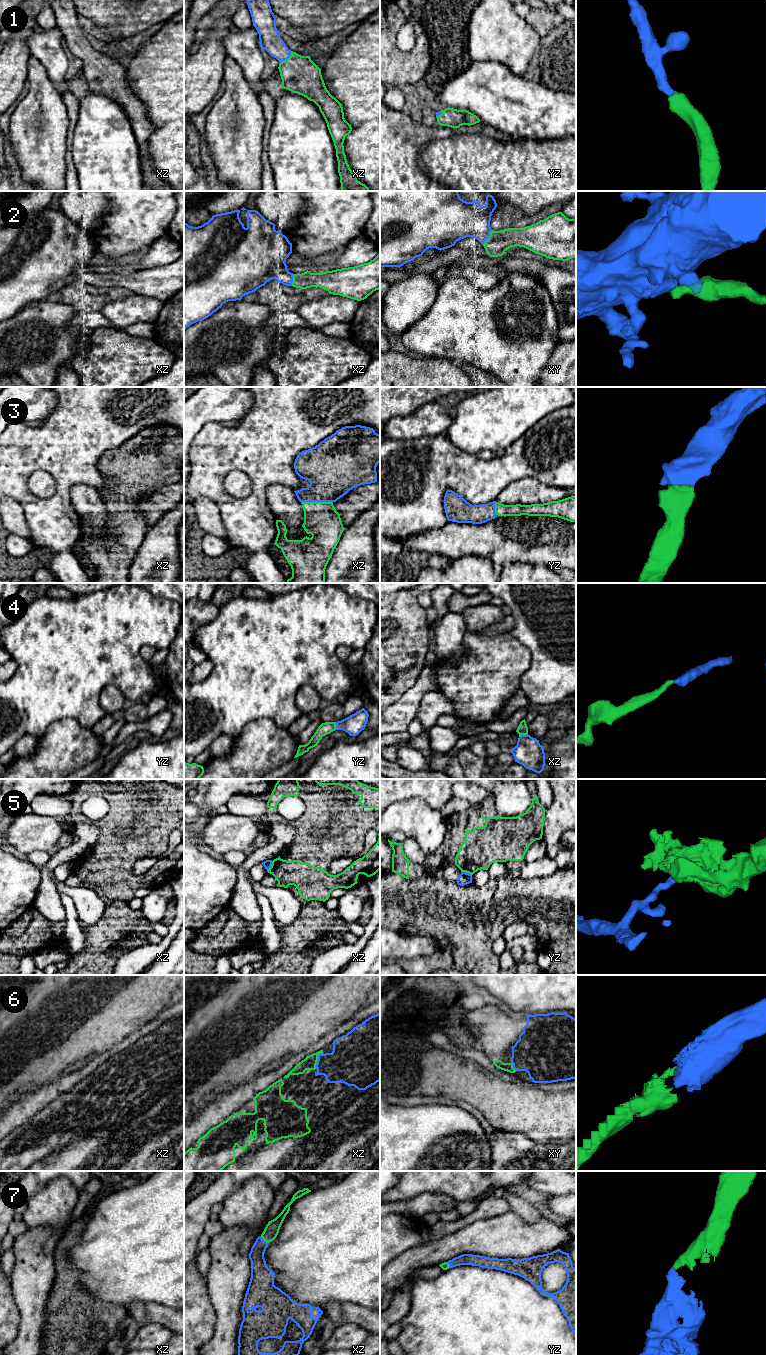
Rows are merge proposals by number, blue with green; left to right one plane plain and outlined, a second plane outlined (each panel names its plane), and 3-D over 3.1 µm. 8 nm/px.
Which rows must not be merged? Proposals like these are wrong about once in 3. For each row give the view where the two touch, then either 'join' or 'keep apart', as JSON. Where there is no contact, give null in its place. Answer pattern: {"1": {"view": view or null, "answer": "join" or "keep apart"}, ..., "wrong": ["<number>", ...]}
{"1": {"view": "xz", "answer": "join"}, "2": {"view": "xy", "answer": "join"}, "3": {"view": "xz", "answer": "join"}, "4": {"view": "xz", "answer": "join"}, "5": {"view": "yz", "answer": "keep apart"}, "6": {"view": "xz", "answer": "join"}, "7": {"view": "xz", "answer": "join"}, "wrong": ["5"]}

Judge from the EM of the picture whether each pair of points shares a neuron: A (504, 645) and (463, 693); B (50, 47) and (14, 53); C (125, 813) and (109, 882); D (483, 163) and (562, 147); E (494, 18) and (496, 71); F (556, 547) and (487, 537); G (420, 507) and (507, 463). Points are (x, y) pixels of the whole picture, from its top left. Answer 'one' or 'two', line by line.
A: one
B: two
C: one
D: one
E: two
F: one
G: one

